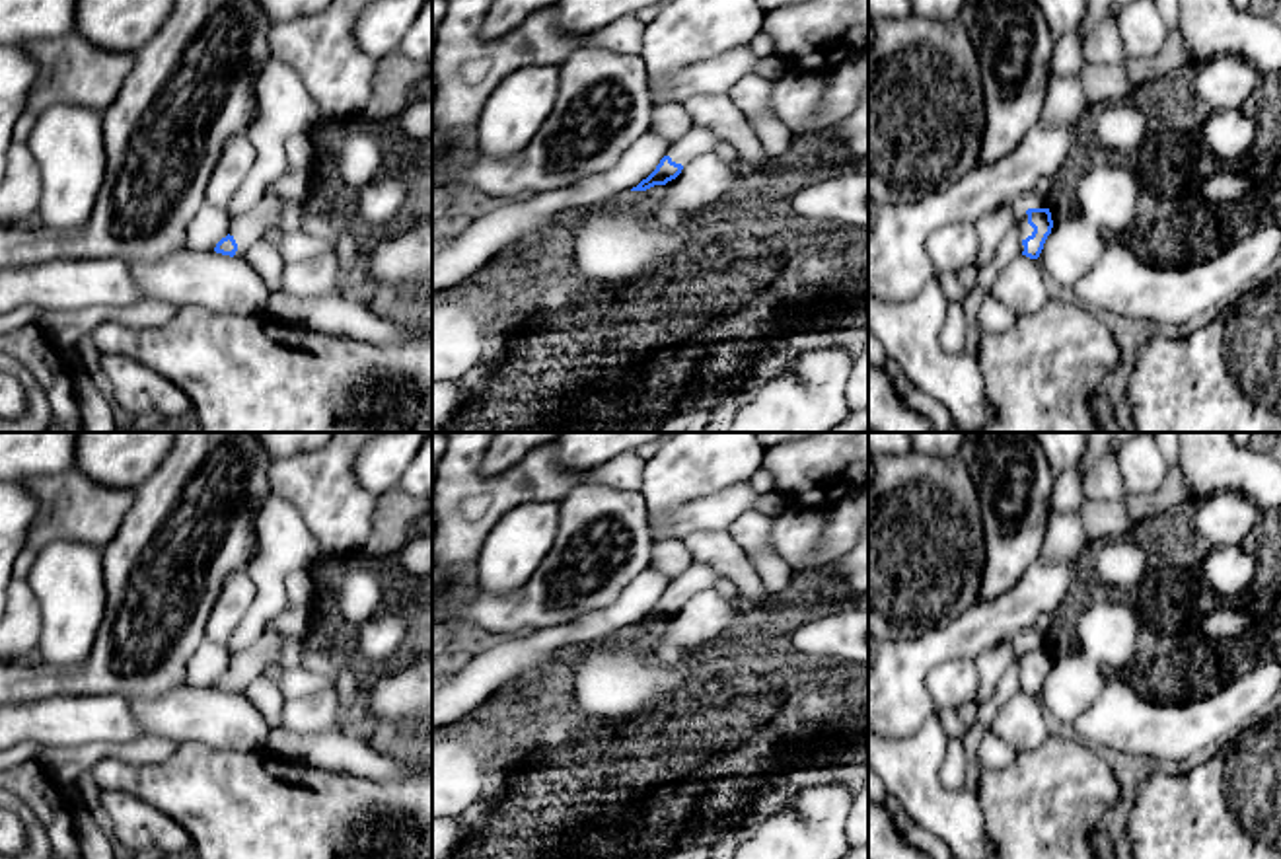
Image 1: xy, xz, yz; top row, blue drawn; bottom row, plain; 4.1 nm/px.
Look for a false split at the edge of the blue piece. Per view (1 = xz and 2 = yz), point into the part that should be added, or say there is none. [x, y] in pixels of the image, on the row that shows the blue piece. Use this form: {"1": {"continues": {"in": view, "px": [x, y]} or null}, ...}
{"1": {"continues": {"in": "xz", "px": [697, 141]}}, "2": {"continues": {"in": "yz", "px": [1021, 221]}}}

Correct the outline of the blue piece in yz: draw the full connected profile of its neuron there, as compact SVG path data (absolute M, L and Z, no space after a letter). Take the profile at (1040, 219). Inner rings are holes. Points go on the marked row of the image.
M1049 208L1018 210L1014 224L1020 230L1022 255L1038 259L1053 228Z

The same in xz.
M691 127L683 136L674 140L656 169L631 191L646 191L654 185L666 185L701 154L716 152L720 136L705 127Z

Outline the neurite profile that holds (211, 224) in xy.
M204 203L187 228L187 249L214 251L216 243L230 234L234 210Z

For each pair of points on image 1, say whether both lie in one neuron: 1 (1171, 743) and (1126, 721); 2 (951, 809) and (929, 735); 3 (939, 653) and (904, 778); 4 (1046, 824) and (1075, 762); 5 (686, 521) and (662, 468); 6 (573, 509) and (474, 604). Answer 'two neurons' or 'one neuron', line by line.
1: one neuron
2: one neuron
3: two neurons
4: one neuron
5: two neurons
6: one neuron

